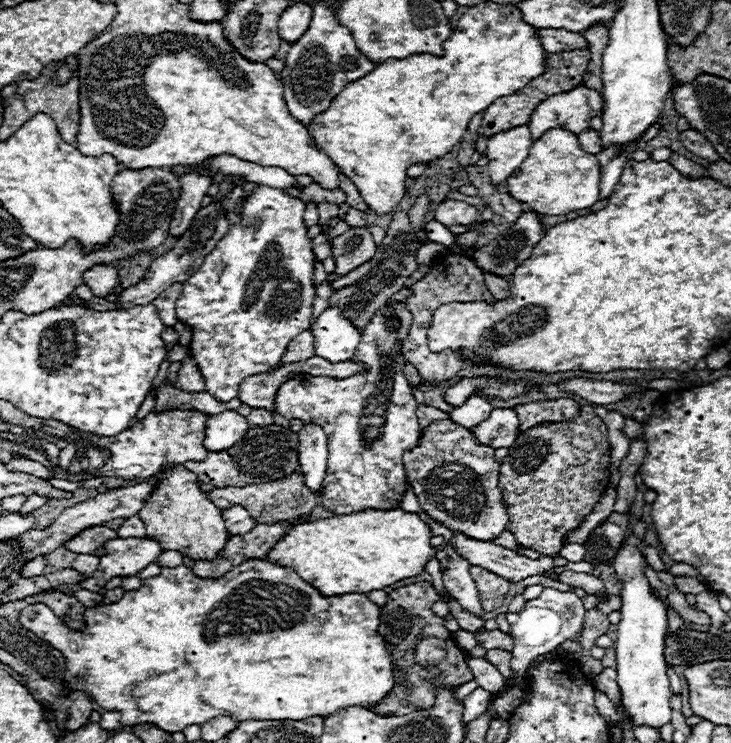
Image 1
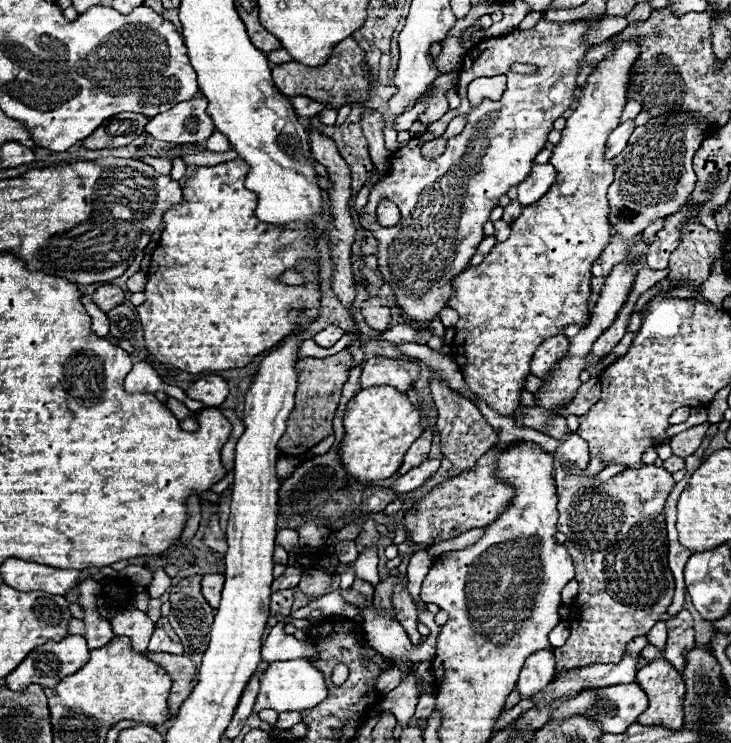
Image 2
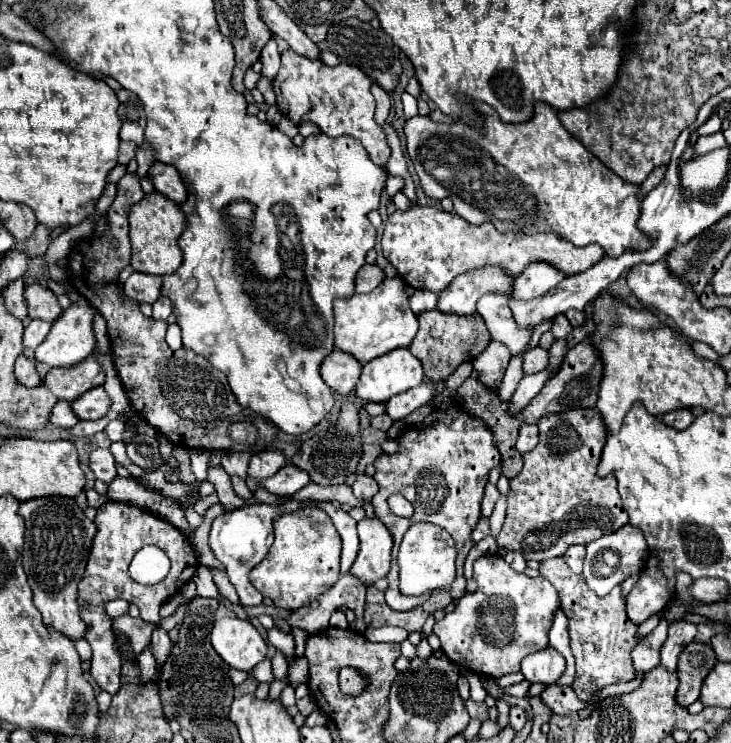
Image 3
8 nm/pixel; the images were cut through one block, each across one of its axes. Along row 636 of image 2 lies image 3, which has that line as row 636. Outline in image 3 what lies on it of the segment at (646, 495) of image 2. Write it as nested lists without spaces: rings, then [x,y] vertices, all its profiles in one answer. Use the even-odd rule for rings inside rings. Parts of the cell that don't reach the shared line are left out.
[[[550,558],[546,562],[540,562],[540,576],[552,582],[552,586],[558,590],[558,596],[562,600],[562,610],[568,618],[568,634],[570,634],[570,648],[576,658],[576,694],[580,700],[590,700],[592,694],[596,694],[600,688],[614,684],[614,682],[628,682],[634,678],[634,666],[630,652],[640,642],[636,638],[636,624],[630,624],[626,616],[626,602],[620,596],[620,586],[614,588],[608,596],[600,598],[594,592],[586,588],[586,582],[582,576],[570,572],[564,558]]]

